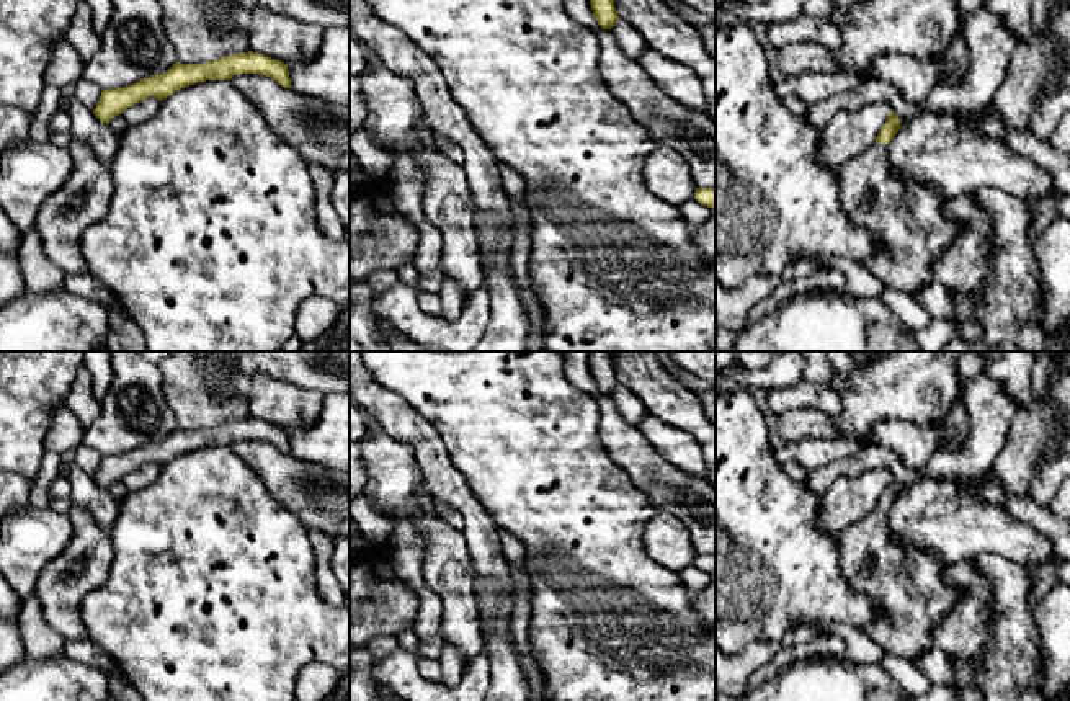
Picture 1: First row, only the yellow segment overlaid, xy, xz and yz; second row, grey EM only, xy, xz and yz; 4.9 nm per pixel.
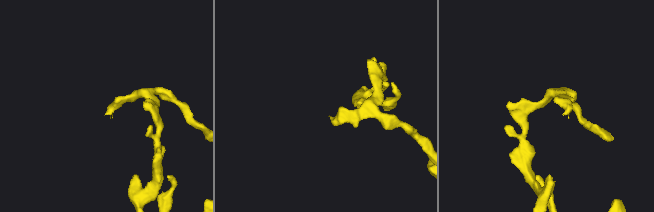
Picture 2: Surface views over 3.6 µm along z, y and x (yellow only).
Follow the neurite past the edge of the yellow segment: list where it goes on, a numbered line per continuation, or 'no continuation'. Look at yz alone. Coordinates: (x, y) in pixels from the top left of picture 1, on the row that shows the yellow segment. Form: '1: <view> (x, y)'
1: yz (907, 218)

